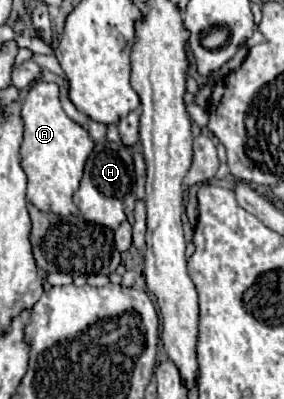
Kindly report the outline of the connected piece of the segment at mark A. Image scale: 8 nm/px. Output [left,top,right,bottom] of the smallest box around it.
[20,80,94,216]

